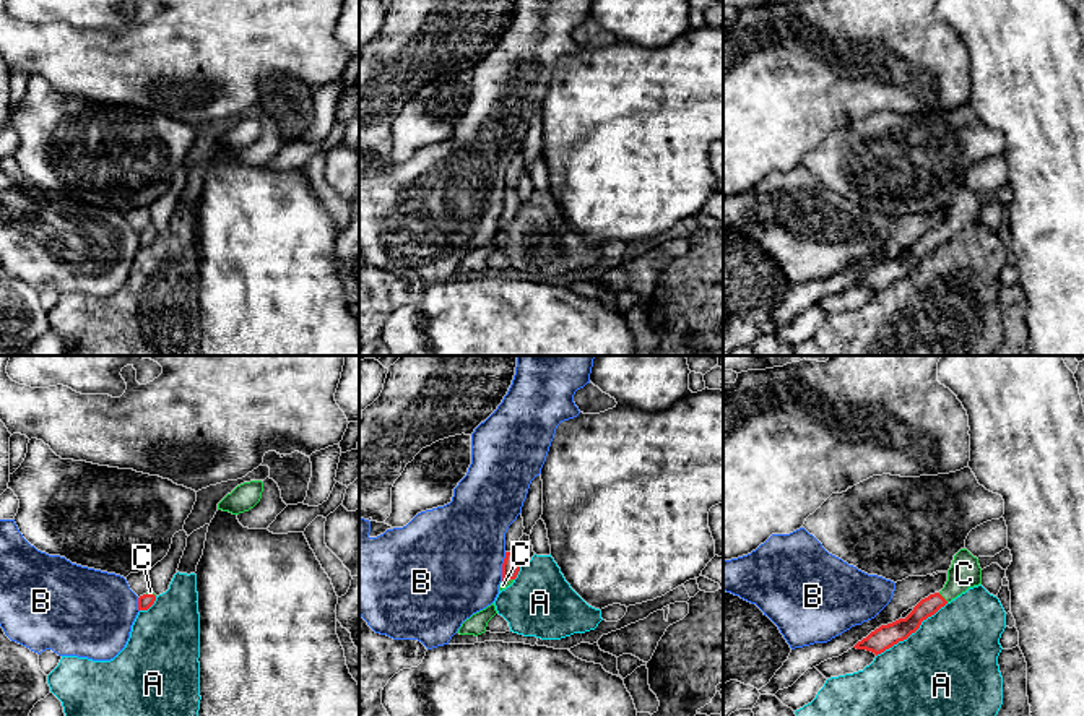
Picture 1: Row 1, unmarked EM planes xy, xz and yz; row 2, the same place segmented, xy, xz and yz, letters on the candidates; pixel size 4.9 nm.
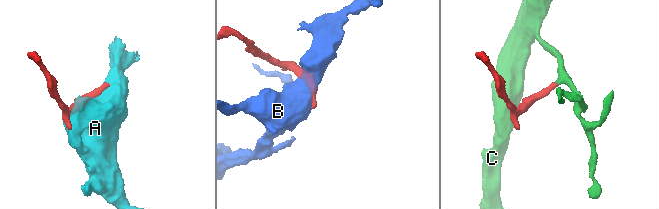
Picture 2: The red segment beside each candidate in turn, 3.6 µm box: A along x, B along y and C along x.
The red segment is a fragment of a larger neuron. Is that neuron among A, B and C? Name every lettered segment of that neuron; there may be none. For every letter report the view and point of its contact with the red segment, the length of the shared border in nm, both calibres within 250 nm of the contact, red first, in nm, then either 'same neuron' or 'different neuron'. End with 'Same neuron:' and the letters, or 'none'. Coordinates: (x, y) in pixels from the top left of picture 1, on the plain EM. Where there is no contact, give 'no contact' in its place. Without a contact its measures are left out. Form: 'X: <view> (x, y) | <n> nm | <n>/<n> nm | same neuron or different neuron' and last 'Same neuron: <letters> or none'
A: yz (912, 268) | 440 nm | 120/480 nm | different neuron
B: xz (502, 203) | 150 nm | 90/500 nm | different neuron
C: yz (941, 232) | 70 nm | 100/150 nm | same neuron
Same neuron: C

